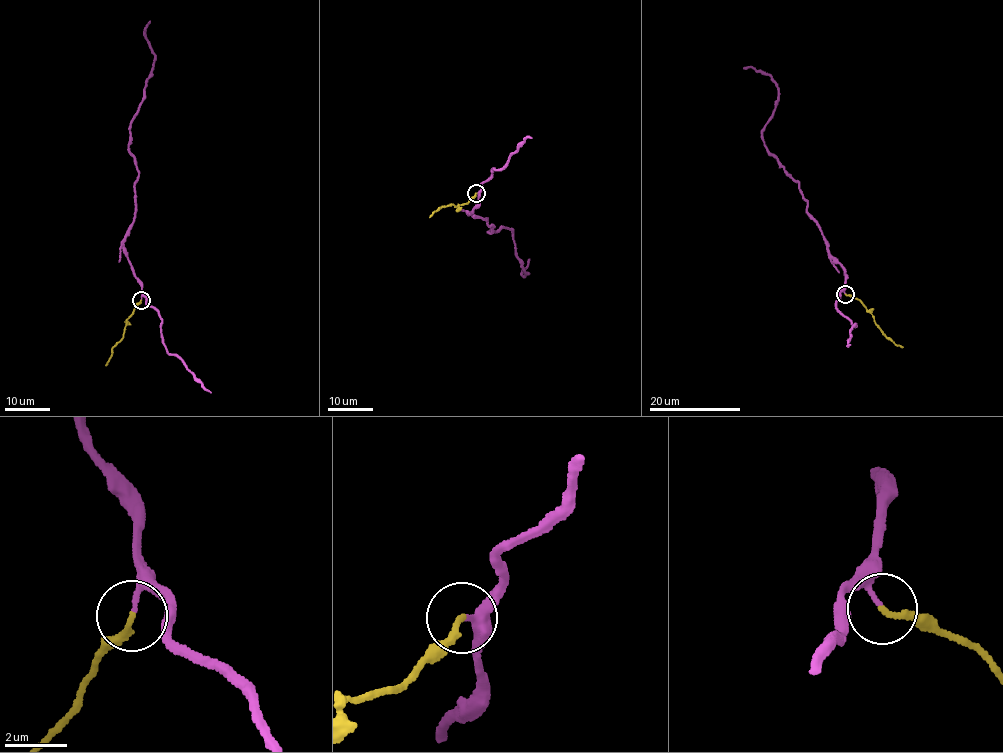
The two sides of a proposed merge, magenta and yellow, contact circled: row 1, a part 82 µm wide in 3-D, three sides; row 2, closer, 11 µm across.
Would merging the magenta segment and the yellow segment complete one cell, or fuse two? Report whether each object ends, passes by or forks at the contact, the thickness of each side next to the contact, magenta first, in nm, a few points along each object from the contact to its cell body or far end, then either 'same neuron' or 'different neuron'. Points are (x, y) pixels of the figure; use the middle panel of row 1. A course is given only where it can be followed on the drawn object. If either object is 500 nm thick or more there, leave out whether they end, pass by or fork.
magenta ends there; yellow ends there; 170 nm thick on the magenta side, 190 nm on the other; magenta runs (476, 194), (478, 207), (467, 214), (486, 219), (493, 225), (488, 232), (508, 229), (525, 276), (530, 258); yellow runs (476, 193), (468, 202), (440, 207), (430, 217); same neuron

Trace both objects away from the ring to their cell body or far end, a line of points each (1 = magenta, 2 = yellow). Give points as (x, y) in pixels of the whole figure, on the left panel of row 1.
1: (141, 299), (123, 245), (138, 175), (129, 125), (152, 70), (145, 37), (150, 21)
2: (141, 300), (105, 365)

